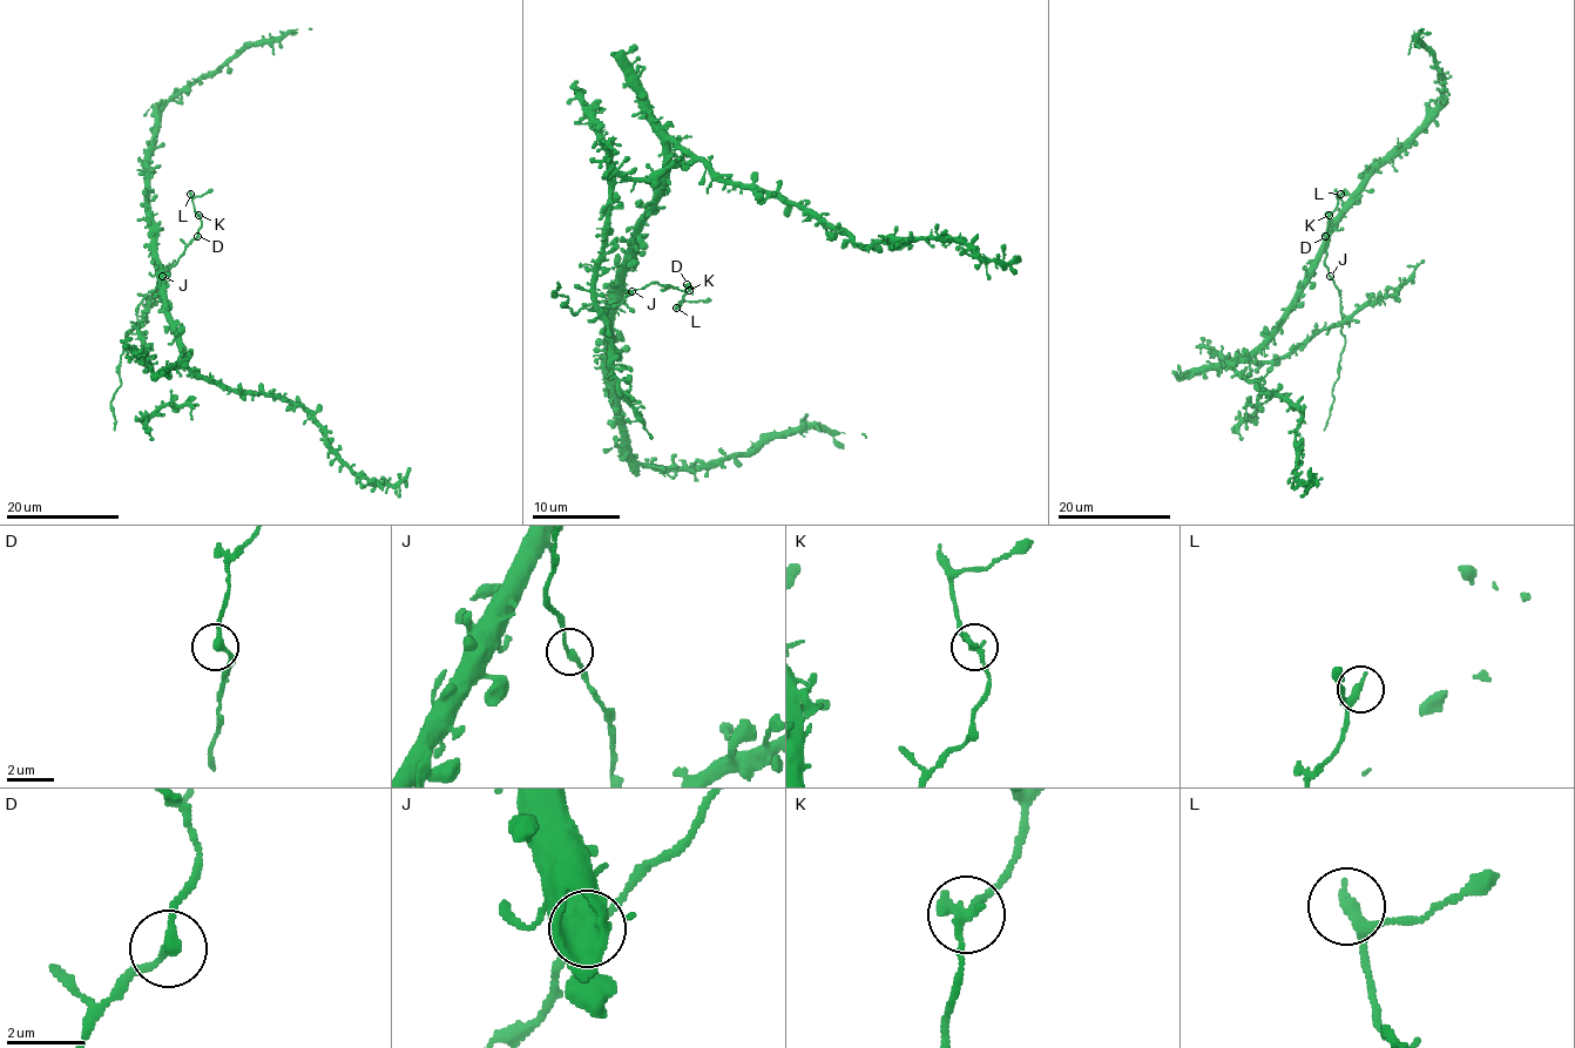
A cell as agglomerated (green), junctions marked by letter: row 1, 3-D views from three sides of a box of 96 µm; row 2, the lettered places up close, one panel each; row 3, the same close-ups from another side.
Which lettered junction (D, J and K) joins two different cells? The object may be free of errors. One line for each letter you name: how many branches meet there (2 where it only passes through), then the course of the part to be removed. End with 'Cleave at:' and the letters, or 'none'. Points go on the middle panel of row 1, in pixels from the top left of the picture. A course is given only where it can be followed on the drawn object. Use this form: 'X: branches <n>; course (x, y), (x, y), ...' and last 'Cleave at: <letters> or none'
Cleave at: none

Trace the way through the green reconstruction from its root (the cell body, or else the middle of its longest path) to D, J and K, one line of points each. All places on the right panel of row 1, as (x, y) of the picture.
D: (1304, 289), (1312, 270), (1325, 268), (1325, 248), (1330, 241), (1325, 236)
J: (1304, 289), (1316, 268), (1325, 268), (1330, 276)
K: (1304, 289), (1312, 270), (1325, 268), (1330, 215)

